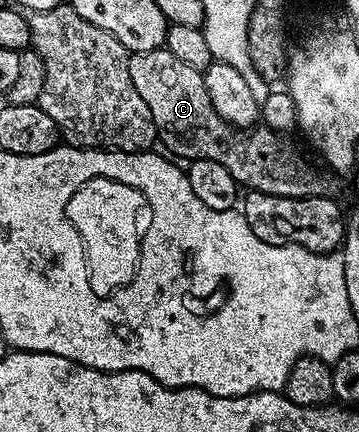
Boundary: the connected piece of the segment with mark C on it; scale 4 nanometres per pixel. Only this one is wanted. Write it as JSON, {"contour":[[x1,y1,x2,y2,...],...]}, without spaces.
{"contour":[[165,47,132,53,129,69,131,82,135,82,135,90,139,90,139,98,143,98,143,102,147,102,147,110,151,110,151,118,157,127,157,140,162,144,160,147,170,157,182,156,190,162,210,160,225,164,227,170,231,170,231,178,235,178,245,190,295,198,333,198,338,195,338,177,320,163,312,164,289,141,292,139,288,135,272,132,264,126,231,131,228,122,215,114,211,98,207,98,203,73,195,70,195,66,186,66]]}

